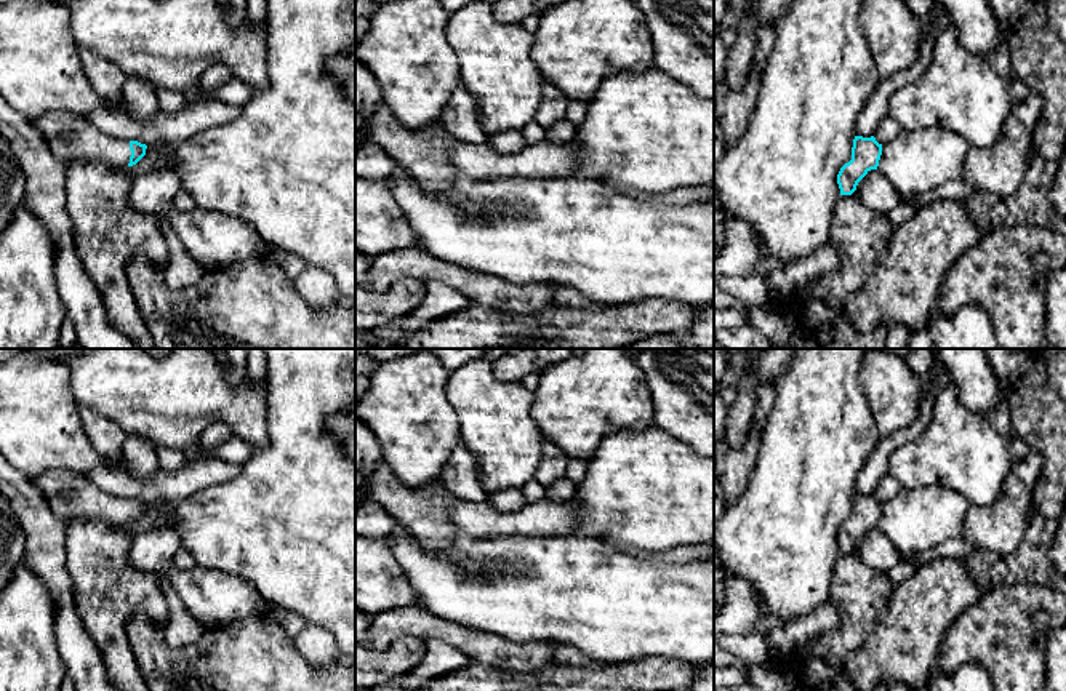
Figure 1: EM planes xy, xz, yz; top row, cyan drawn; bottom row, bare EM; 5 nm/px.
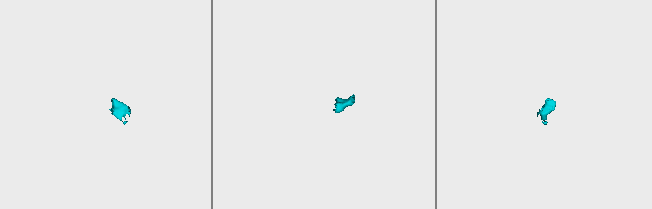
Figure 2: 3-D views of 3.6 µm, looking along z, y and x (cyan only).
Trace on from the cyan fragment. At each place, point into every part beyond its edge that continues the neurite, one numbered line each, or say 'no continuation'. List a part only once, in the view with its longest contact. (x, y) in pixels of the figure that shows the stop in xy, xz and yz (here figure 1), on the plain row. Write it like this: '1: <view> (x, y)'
1: xy (69, 495)

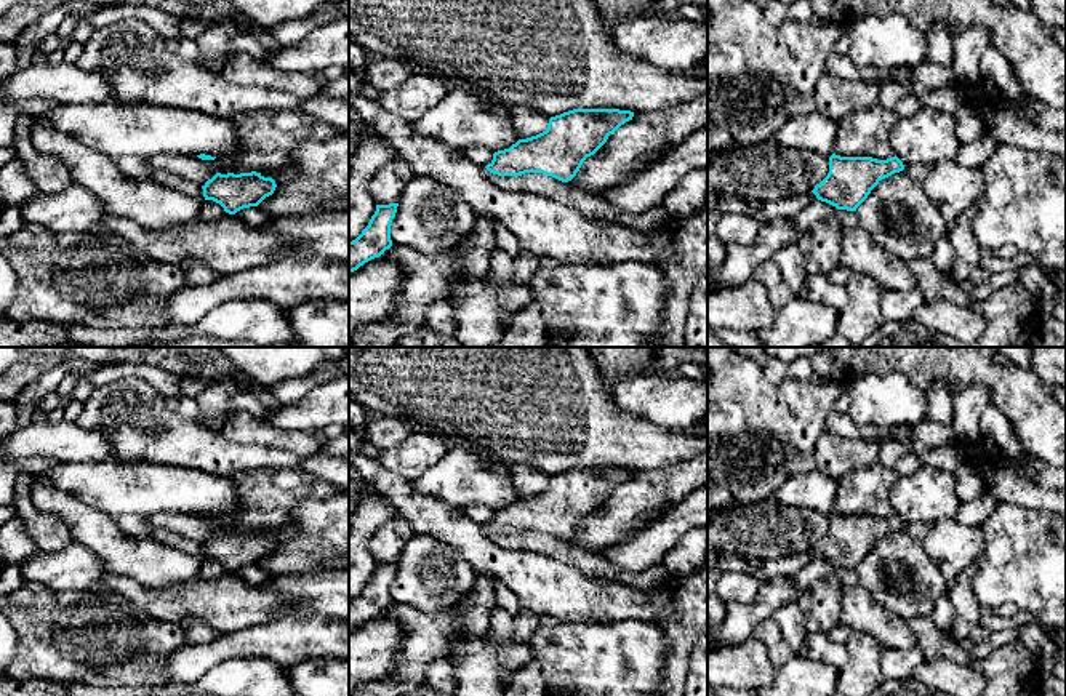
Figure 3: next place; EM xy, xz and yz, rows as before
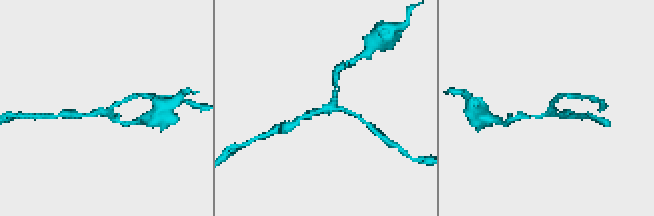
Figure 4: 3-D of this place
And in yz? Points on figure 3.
no continuation

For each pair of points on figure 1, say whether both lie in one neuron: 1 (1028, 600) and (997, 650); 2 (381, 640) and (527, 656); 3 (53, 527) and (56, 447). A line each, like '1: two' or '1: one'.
1: one
2: one
3: two

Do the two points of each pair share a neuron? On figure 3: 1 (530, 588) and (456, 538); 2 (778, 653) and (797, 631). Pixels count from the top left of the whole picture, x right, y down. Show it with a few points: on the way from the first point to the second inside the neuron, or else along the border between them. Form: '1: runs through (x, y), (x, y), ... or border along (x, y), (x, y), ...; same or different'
1: runs through (512, 570), (506, 564), (492, 564), (474, 546); same
2: border along (773, 618), (781, 637), (794, 655); different

